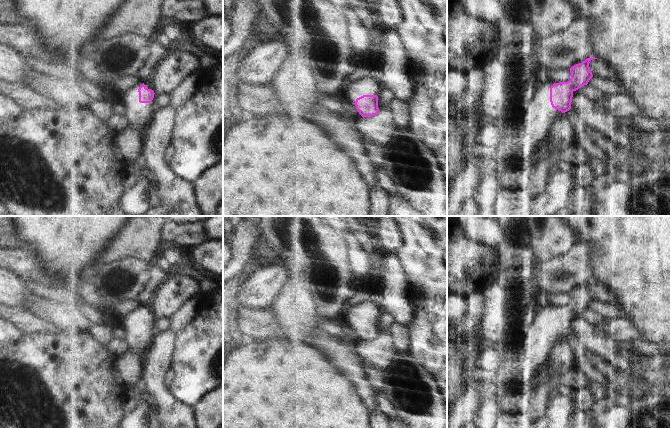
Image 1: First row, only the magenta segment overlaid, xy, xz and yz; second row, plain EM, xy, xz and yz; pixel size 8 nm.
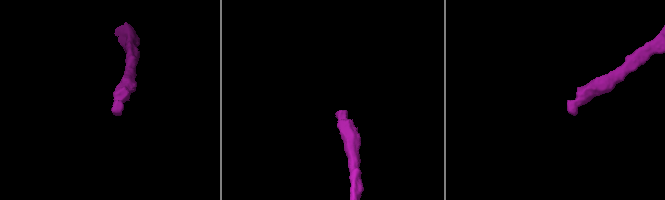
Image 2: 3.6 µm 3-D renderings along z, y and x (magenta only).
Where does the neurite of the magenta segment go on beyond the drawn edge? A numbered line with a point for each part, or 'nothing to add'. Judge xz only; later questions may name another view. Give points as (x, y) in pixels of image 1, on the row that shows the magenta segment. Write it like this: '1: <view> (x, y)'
1: xz (366, 86)

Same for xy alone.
1: xy (138, 114)

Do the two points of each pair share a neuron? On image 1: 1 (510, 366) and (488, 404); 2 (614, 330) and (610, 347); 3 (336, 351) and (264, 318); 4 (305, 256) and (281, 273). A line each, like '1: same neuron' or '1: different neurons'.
1: different neurons
2: different neurons
3: same neuron
4: different neurons

